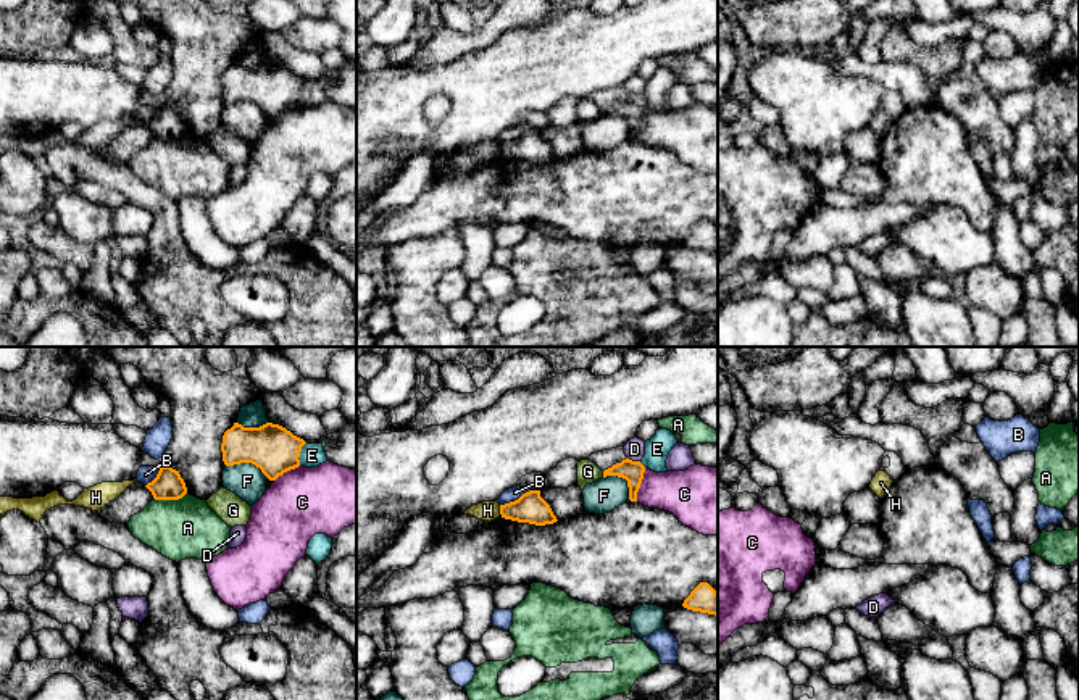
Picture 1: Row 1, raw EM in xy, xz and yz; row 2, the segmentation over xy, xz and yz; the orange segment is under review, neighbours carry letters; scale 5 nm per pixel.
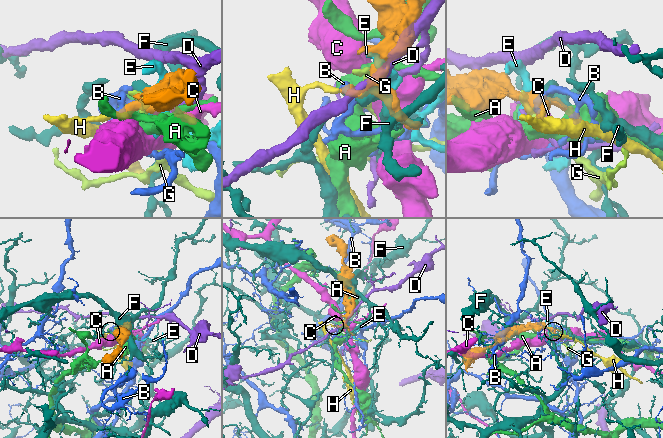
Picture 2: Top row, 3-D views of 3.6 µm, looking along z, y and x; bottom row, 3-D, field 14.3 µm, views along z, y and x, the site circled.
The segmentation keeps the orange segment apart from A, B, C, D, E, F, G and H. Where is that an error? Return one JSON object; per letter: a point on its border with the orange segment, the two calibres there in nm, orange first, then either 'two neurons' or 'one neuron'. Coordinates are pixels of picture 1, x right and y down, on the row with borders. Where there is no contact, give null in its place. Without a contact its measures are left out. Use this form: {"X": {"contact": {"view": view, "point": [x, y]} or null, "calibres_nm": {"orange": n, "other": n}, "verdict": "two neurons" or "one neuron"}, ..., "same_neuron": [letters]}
{"A": {"contact": {"view": "xy", "point": [170, 499]}, "calibres_nm": {"orange": 150, "other": 300}, "verdict": "two neurons"}, "B": {"contact": {"view": "xz", "point": [515, 500]}, "calibres_nm": {"orange": 150, "other": 70}, "verdict": "two neurons"}, "C": {"contact": {"view": "xz", "point": [641, 483]}, "calibres_nm": {"orange": 110, "other": 240}, "verdict": "two neurons"}, "D": {"contact": {"view": "xz", "point": [634, 462]}, "calibres_nm": {"orange": 110, "other": 100}, "verdict": "two neurons"}, "E": {"contact": {"view": "xy", "point": [299, 454]}, "calibres_nm": {"orange": 240, "other": 120}, "verdict": "two neurons"}, "F": {"contact": {"view": "xy", "point": [247, 462]}, "calibres_nm": {"orange": 240, "other": 170}, "verdict": "two neurons"}, "G": {"contact": {"view": "xz", "point": [604, 474]}, "calibres_nm": {"orange": 110, "other": 110}, "verdict": "two neurons"}, "H": {"contact": {"view": "xz", "point": [500, 510]}, "calibres_nm": {"orange": 150, "other": 100}, "verdict": "two neurons"}, "same_neuron": []}

